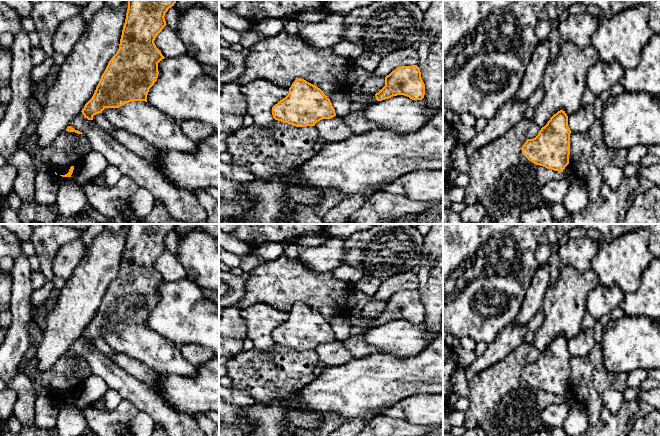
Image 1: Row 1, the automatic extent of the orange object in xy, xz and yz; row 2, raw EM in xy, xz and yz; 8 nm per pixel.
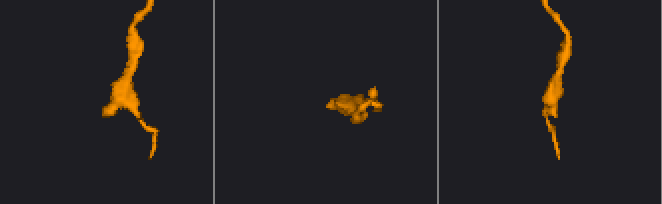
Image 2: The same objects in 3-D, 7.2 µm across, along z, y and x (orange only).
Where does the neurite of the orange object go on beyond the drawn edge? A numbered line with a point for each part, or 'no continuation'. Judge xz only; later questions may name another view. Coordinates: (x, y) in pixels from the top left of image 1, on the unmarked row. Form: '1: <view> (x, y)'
no continuation

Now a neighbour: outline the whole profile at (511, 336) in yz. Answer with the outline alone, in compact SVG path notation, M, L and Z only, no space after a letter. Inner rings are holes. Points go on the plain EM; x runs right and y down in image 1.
M511 323L505 326L497 338L487 344L484 353L467 368L469 376L481 373L488 367L500 362L510 352L525 342L527 325L516 325Z

